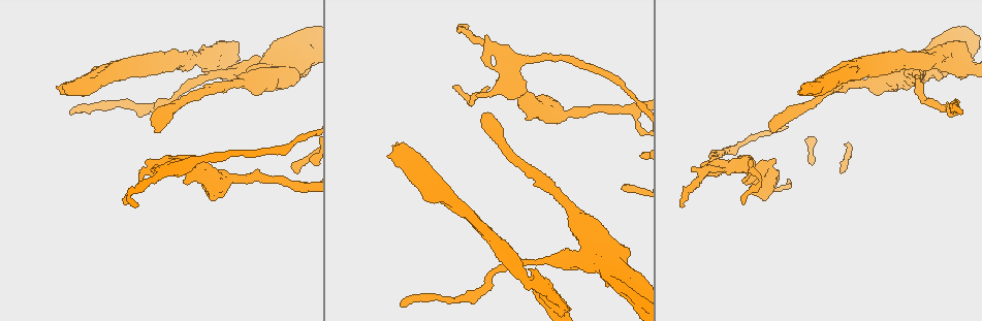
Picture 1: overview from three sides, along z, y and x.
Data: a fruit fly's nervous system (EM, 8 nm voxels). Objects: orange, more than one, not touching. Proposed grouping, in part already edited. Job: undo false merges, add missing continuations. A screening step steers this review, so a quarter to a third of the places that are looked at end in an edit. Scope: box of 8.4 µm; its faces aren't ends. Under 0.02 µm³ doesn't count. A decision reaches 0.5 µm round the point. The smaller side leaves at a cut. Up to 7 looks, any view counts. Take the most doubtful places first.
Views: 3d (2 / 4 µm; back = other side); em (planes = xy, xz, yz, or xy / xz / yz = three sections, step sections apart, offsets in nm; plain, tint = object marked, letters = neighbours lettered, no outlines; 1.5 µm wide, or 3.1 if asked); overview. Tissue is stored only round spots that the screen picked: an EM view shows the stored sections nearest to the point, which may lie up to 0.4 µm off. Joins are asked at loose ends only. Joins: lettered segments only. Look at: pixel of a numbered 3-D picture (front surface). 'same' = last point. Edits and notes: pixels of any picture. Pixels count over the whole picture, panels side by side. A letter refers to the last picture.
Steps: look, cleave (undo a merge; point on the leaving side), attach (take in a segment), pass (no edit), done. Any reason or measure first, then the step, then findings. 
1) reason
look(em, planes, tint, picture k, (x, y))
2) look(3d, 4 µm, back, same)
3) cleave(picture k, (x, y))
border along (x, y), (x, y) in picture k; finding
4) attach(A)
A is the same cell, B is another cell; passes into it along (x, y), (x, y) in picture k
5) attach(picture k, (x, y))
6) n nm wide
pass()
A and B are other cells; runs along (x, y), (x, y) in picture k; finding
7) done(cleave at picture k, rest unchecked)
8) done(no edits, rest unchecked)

end of a long branch
look(3d, 2 µm, picture 1, (960, 114))

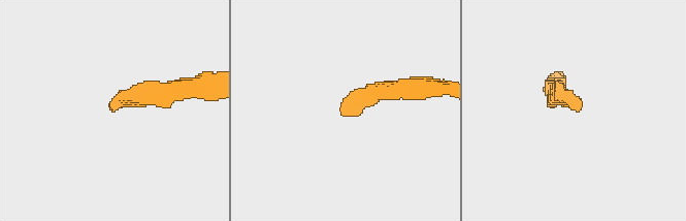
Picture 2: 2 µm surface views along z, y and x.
look(em, planes, plain, picture 2, (110, 109))

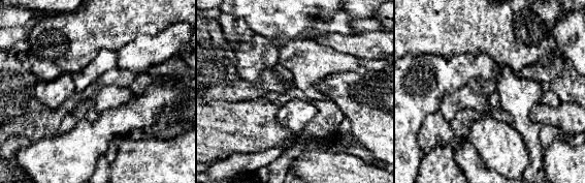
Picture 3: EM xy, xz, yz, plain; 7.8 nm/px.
what lies round it
look(em, planes, letters, same)

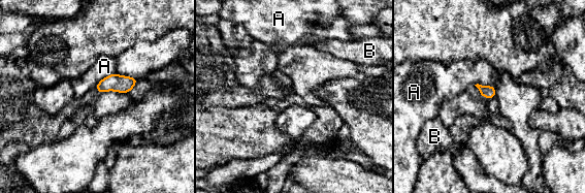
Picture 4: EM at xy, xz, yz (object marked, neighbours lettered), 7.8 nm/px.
90 nm wide
pass()
A and B are other cells; border along (115, 72), (104, 76), (95, 87) in picture 4; none of them fits

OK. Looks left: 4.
stops while still wide
look(em, xy, step 8, letters, picture 1, (402, 144))

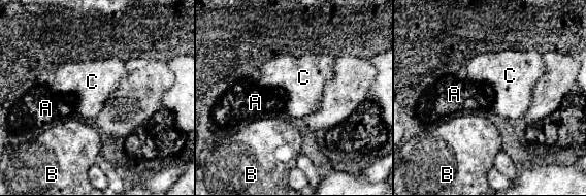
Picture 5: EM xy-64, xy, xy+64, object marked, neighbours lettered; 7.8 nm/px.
look(em, yz, step 8, letters, same)

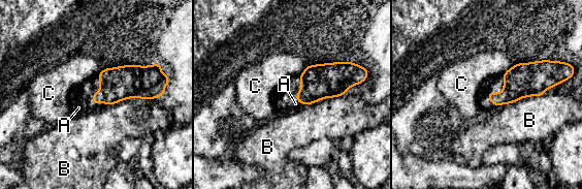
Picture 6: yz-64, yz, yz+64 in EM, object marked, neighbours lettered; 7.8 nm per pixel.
attach(A)
A is the same cell, B and C are other cells; passes into it along (121, 83), (93, 96), (78, 107) in picture 6; the neuron continues

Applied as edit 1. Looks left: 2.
free end
look(em, planes, letters, picture 1, (774, 161))

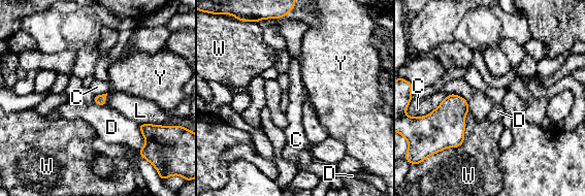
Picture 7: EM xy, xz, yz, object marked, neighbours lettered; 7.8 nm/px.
pass()
C, D, L, W and Y are other cells; border along (448, 95), (425, 116) in picture 7; none of them fits

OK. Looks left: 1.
done(attach at picture 6, rest unchecked)

